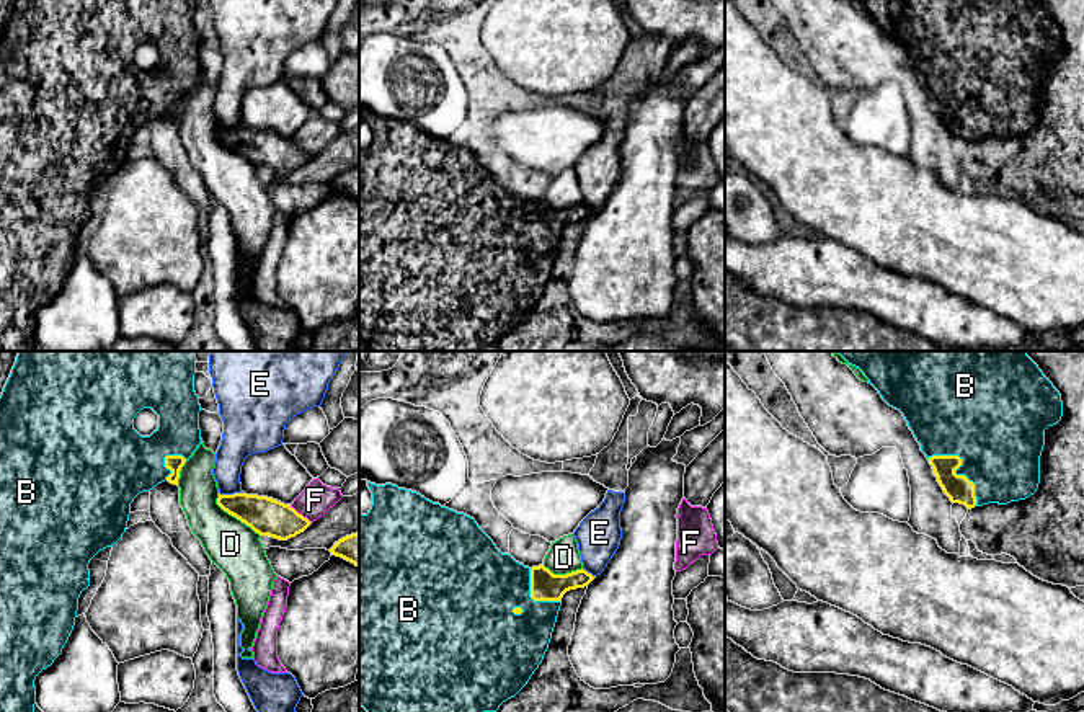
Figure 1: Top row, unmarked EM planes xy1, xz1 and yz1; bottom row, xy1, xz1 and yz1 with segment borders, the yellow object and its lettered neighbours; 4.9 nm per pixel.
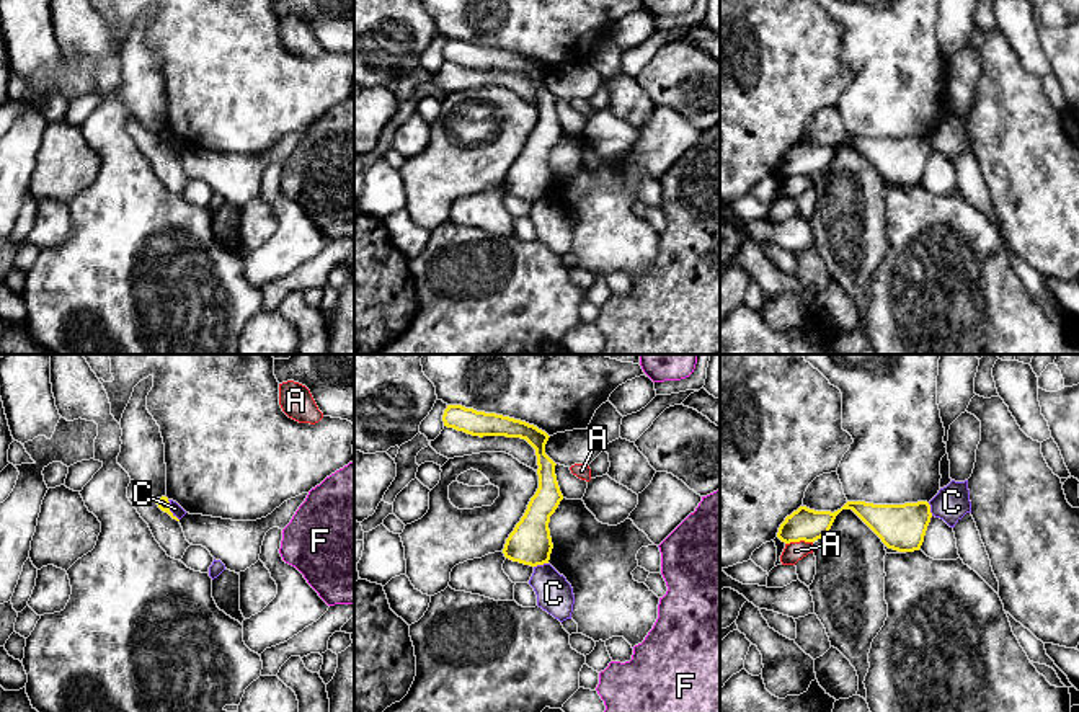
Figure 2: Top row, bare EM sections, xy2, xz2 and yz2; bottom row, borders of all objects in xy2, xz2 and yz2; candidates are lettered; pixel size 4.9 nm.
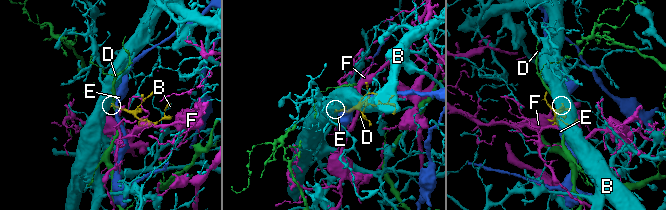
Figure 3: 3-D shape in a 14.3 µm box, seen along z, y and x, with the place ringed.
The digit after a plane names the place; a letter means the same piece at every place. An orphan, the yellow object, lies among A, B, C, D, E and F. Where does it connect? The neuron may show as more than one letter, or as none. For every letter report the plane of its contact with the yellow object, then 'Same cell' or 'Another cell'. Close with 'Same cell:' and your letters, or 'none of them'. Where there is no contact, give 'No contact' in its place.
A: Touches yellow in yz2. Another cell
B: Touches yellow in yz1. Same cell
C: Touches yellow in xy2. Another cell
D: Touches yellow in xy1. Another cell
E: Touches yellow in xy1. Another cell
F: Touches yellow in xy1. Another cell
Same cell: B

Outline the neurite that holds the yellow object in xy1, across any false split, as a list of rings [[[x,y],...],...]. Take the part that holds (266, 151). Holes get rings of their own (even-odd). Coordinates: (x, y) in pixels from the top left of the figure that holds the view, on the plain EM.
[[[220,129],[217,139],[250,160],[260,170],[287,175],[304,167],[312,157],[291,139],[258,129]]]

